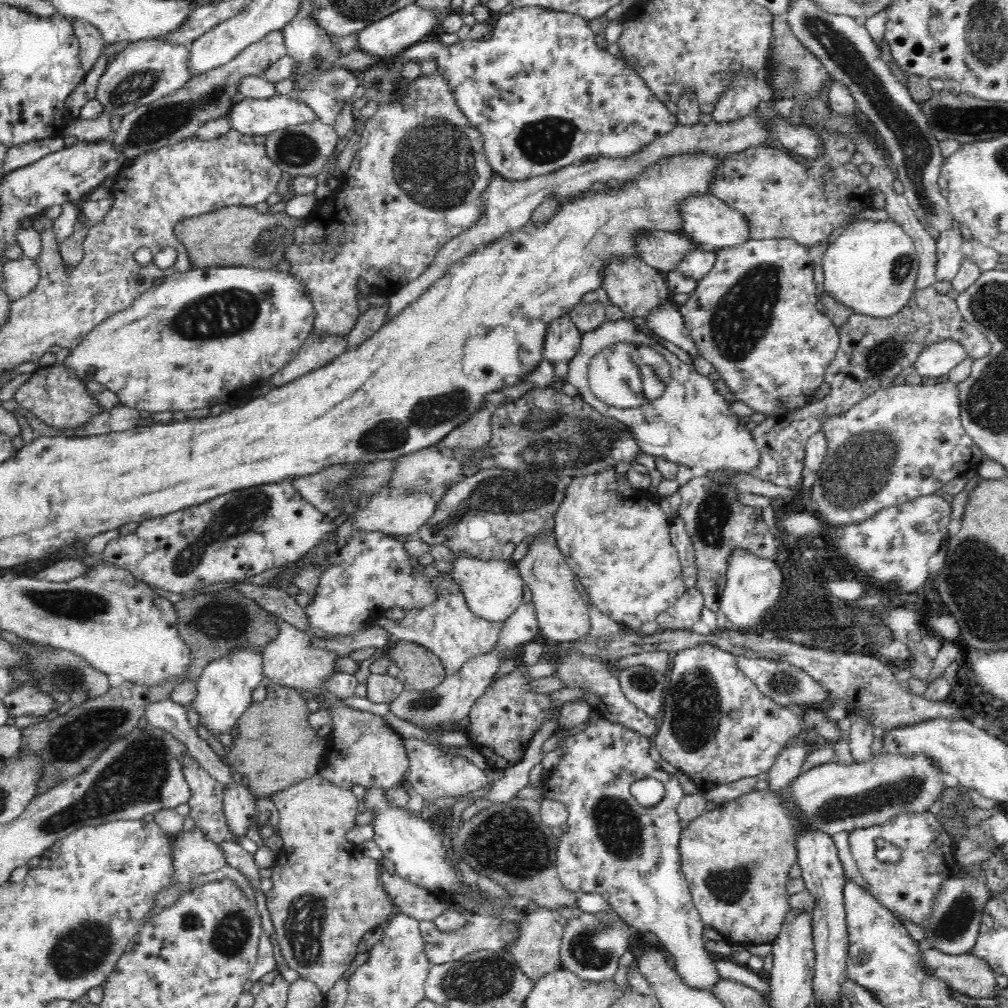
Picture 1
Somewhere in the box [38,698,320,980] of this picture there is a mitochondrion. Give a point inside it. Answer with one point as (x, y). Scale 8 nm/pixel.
(69, 743)

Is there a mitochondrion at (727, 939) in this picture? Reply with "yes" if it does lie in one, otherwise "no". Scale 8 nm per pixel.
no

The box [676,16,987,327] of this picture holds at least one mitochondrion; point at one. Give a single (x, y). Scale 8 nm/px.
(901, 267)

